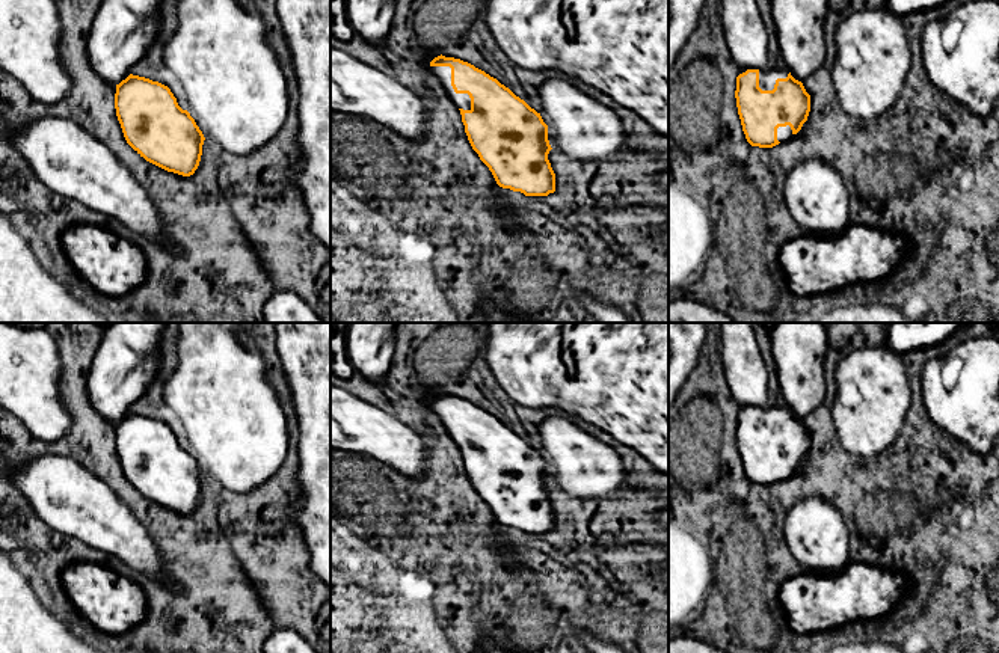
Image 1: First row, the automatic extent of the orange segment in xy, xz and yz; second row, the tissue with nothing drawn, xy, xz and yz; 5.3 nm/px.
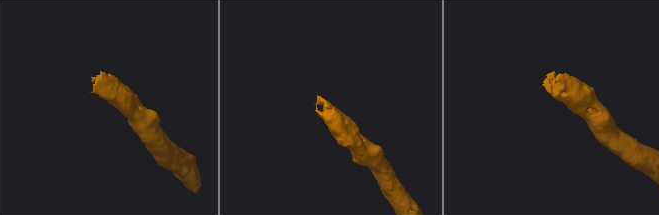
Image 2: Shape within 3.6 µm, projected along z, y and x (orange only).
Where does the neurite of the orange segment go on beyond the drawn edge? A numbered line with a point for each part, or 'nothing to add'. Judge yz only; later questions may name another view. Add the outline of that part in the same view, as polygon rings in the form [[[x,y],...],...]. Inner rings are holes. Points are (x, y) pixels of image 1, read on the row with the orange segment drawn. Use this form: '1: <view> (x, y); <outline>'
1: yz (767, 77); [[[764,68],[759,69],[759,87],[762,90],[773,90],[777,78],[786,78],[789,71],[786,68]]]

